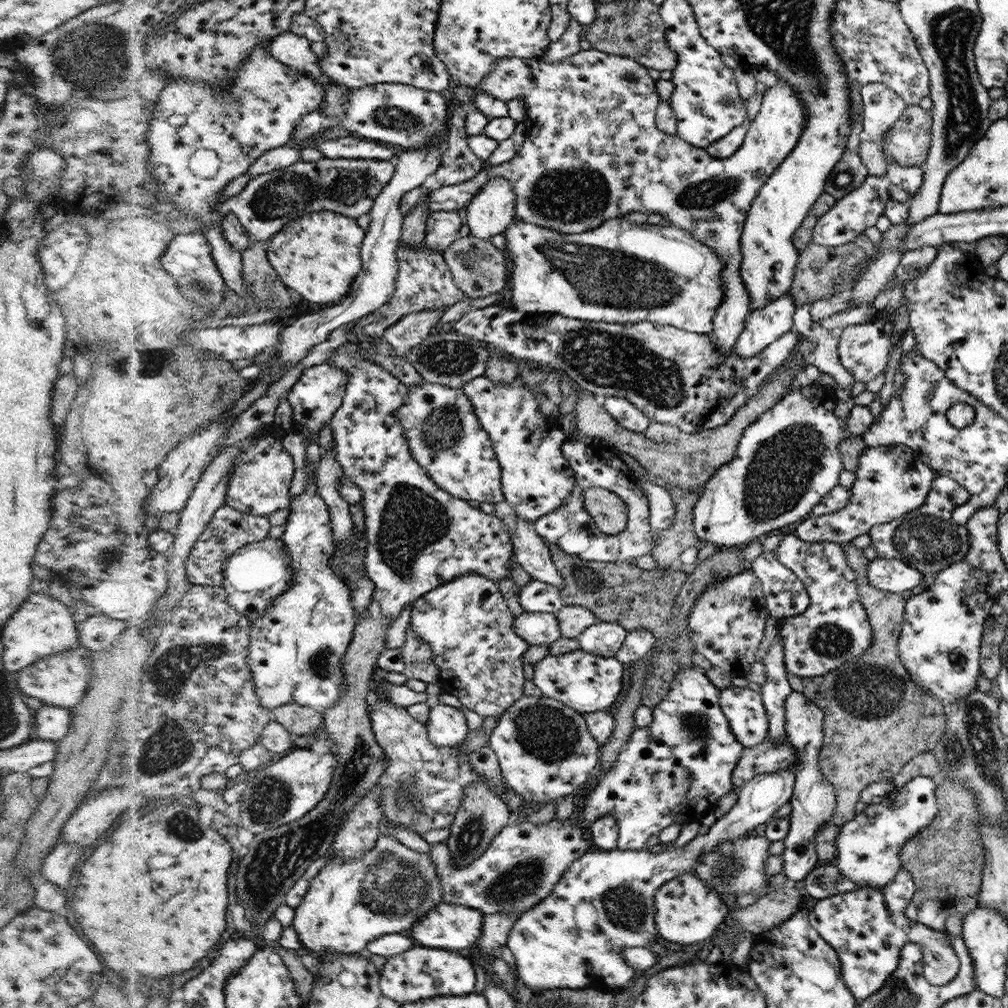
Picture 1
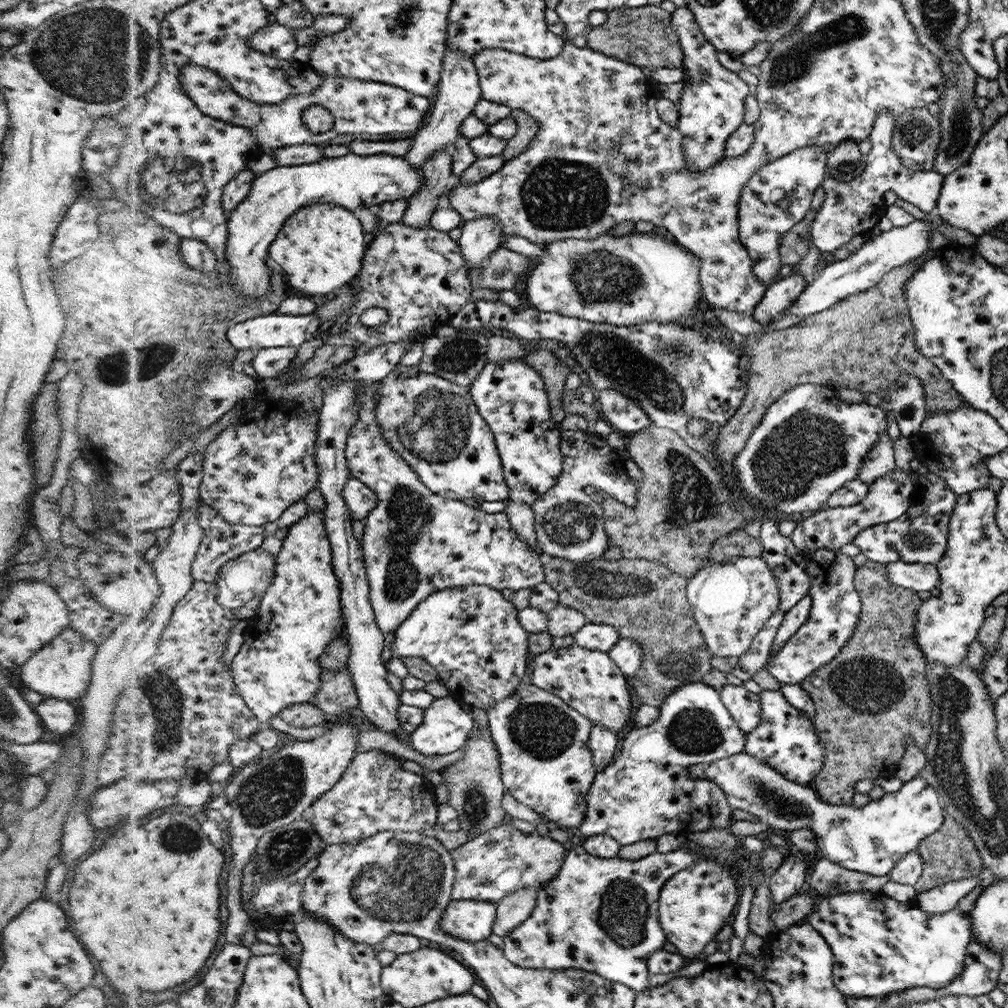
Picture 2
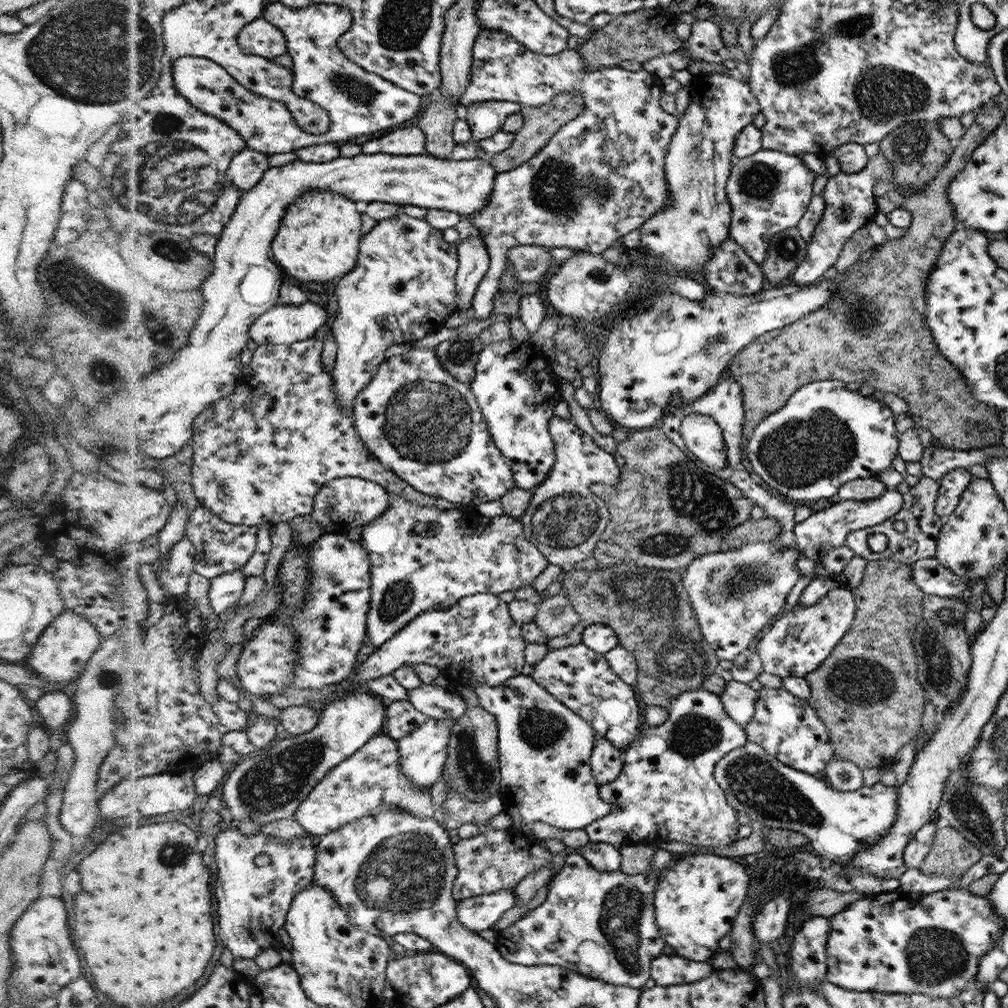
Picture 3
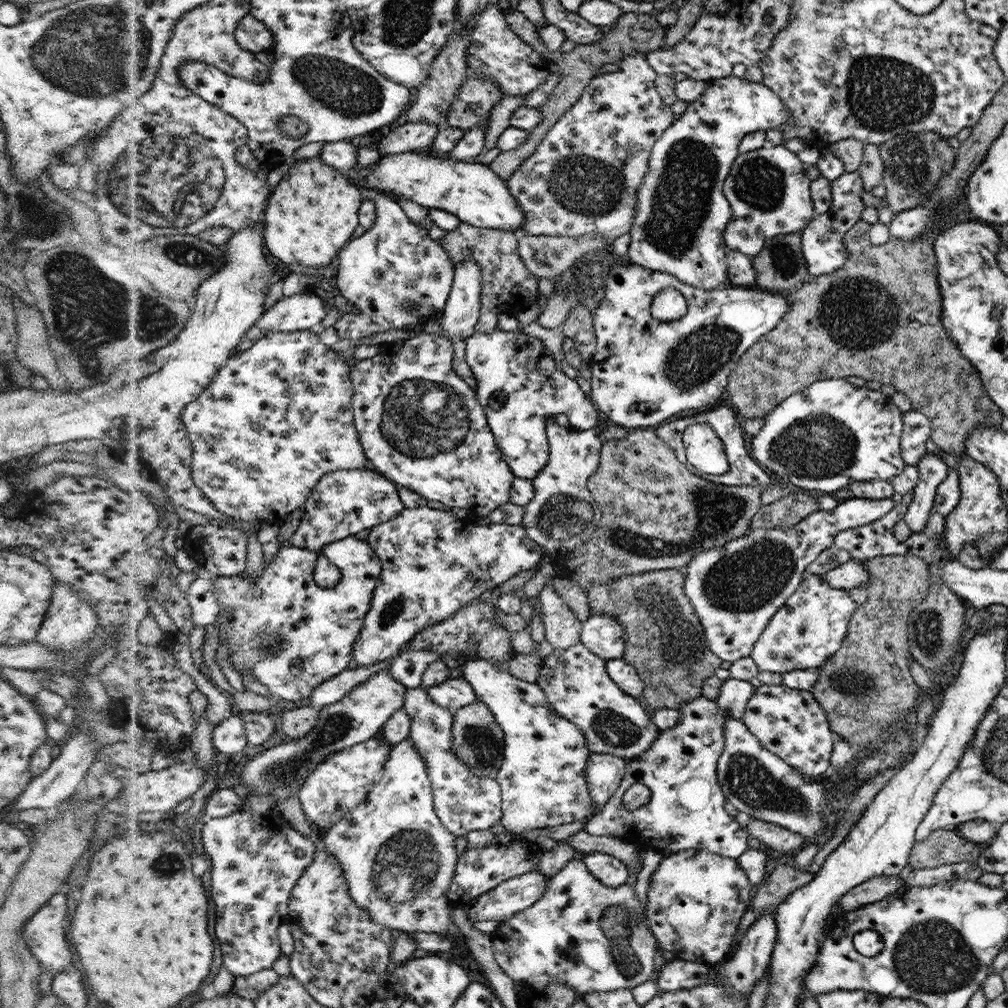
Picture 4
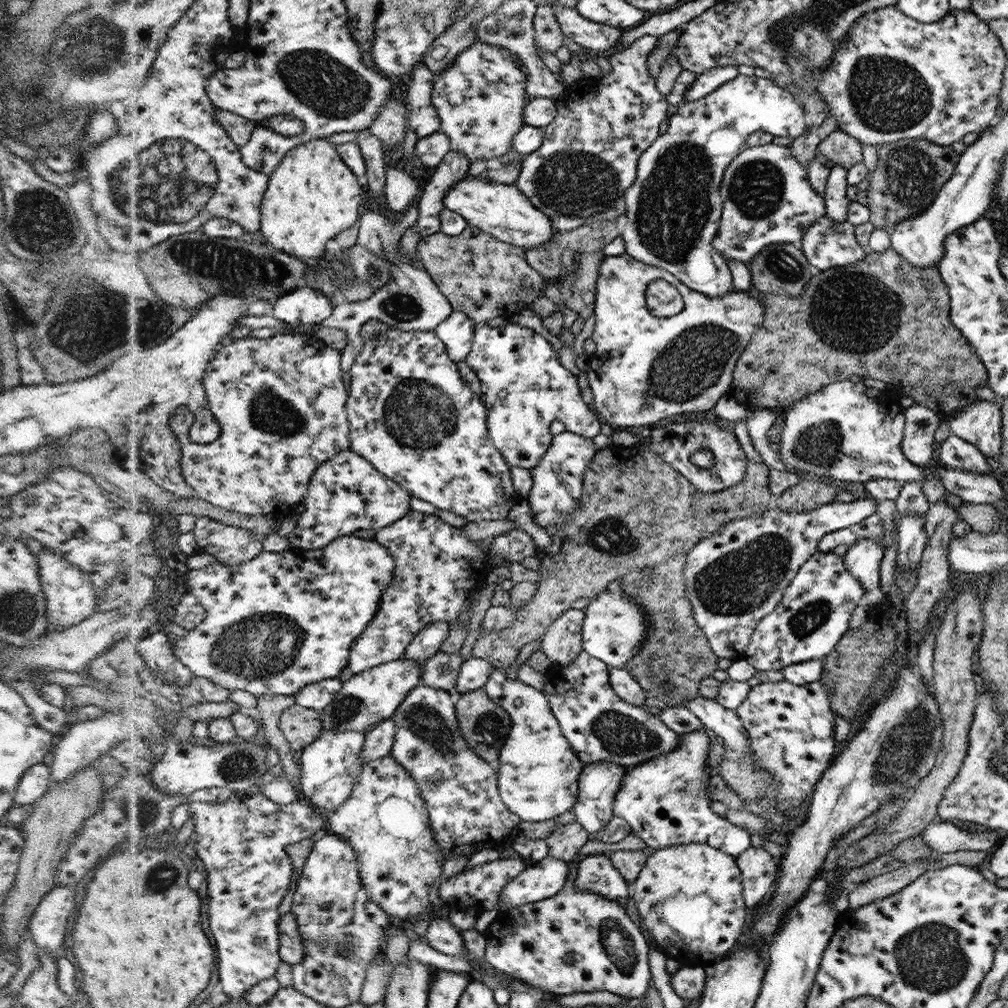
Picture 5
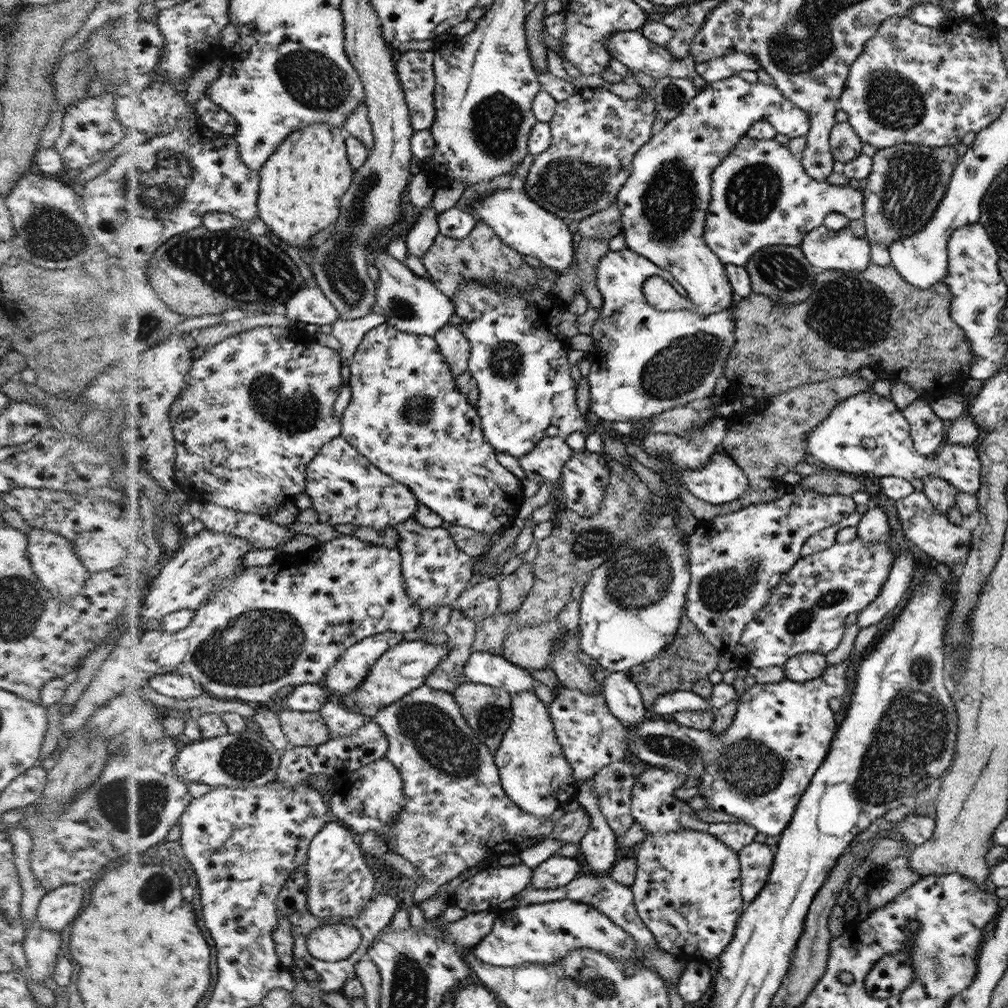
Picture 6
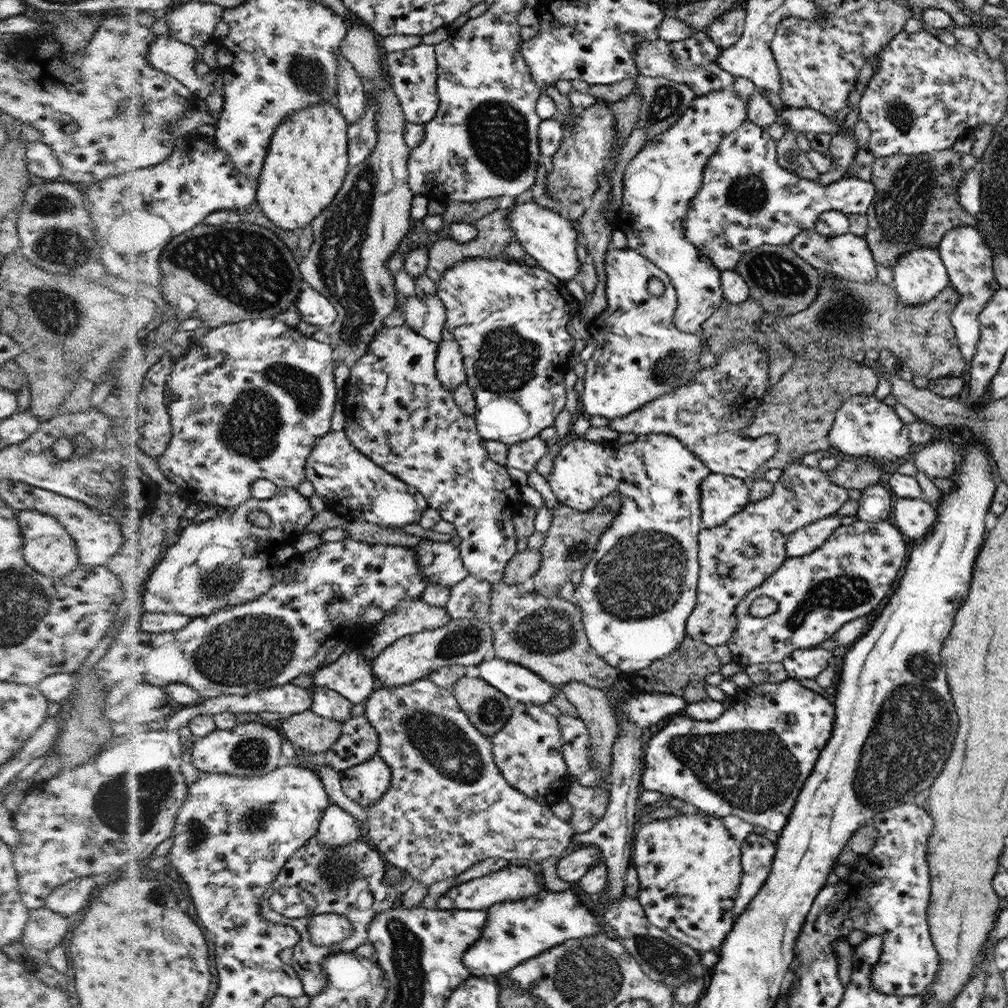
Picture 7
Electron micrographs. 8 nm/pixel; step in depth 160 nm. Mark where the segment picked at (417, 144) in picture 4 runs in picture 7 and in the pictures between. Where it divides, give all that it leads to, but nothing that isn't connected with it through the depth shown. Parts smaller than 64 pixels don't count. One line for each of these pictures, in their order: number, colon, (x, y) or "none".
5: (424, 121)
6: (414, 68)
7: (412, 72)

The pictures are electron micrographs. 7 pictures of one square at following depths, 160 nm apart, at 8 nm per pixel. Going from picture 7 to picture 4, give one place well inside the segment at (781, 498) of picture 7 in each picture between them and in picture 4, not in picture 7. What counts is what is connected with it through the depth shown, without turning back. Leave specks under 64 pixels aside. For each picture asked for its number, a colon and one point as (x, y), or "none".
4: (736, 589)
5: (736, 577)
6: (737, 560)

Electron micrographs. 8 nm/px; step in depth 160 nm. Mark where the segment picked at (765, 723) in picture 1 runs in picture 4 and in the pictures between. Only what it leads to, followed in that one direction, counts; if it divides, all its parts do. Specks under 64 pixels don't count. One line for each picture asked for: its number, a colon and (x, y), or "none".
2: (745, 707)
3: (740, 699)
4: (734, 695)

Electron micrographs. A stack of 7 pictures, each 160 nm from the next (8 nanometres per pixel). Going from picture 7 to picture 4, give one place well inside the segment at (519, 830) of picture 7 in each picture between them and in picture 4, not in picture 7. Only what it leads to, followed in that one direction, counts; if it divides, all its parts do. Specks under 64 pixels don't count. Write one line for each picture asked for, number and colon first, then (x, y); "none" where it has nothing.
4: (464, 801)
5: (460, 788)
6: (456, 813)

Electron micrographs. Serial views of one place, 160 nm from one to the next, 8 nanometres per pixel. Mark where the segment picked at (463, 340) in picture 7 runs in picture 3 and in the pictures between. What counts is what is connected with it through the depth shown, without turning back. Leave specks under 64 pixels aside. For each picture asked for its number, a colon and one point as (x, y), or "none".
3: (513, 385)
4: (518, 385)
5: (524, 389)
6: (518, 360)

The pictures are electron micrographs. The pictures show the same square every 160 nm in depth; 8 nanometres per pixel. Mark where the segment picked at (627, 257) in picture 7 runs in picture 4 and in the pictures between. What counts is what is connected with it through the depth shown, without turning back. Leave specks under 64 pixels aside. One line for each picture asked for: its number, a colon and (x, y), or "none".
4: (644, 371)
5: (644, 369)
6: (644, 361)

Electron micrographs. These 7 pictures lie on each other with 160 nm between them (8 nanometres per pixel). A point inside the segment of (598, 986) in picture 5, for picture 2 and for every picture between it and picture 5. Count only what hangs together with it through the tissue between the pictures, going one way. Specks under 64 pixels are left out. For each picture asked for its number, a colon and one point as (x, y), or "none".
2: (599, 914)
3: (600, 924)
4: (582, 933)

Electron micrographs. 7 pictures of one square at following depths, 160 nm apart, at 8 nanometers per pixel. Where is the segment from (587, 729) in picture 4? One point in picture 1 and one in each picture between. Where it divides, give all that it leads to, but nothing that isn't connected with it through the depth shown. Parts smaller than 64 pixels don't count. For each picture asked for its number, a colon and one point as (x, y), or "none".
1: (588, 683)
2: (591, 682)
3: (579, 677)

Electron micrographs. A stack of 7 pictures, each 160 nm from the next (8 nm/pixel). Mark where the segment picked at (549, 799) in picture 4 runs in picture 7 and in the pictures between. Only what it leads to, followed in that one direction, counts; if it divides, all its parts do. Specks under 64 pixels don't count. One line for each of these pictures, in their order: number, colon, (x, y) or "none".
5: (539, 772)
6: (536, 772)
7: (529, 747)

